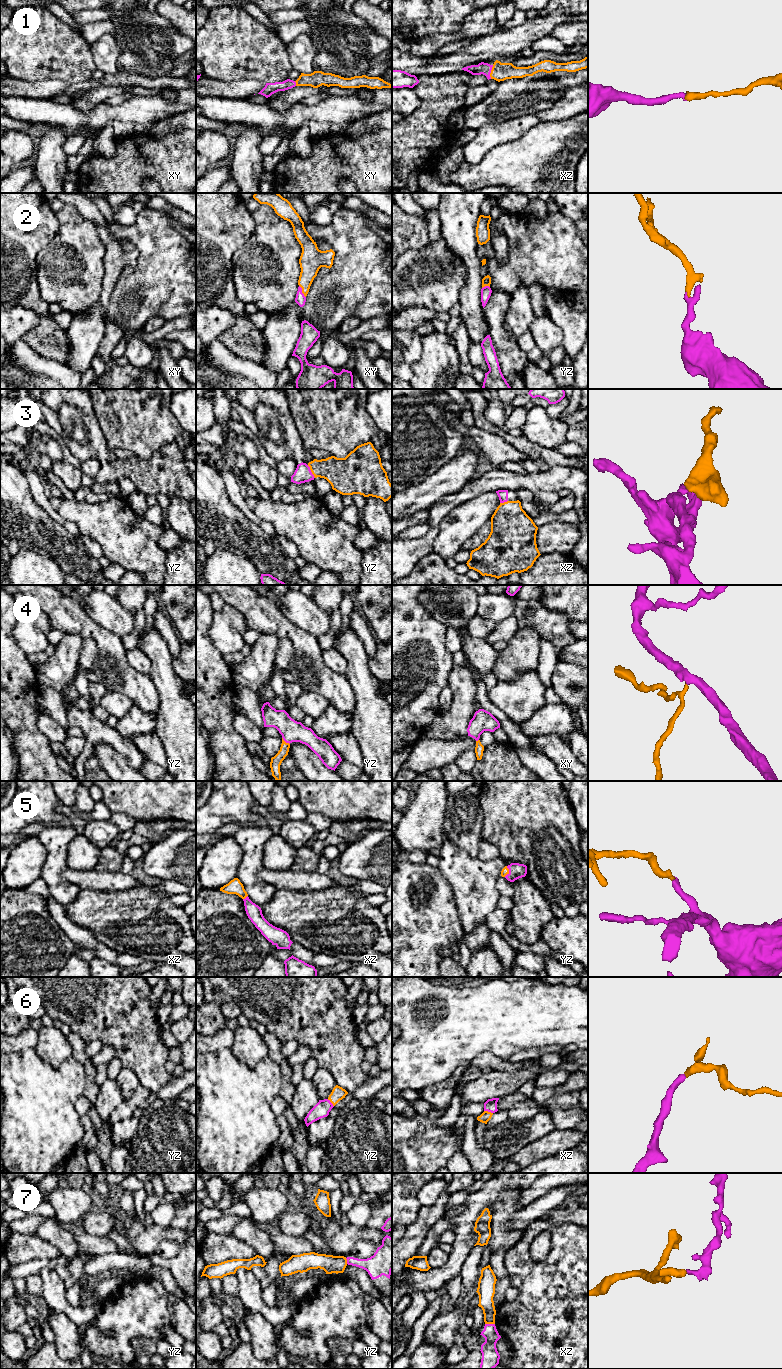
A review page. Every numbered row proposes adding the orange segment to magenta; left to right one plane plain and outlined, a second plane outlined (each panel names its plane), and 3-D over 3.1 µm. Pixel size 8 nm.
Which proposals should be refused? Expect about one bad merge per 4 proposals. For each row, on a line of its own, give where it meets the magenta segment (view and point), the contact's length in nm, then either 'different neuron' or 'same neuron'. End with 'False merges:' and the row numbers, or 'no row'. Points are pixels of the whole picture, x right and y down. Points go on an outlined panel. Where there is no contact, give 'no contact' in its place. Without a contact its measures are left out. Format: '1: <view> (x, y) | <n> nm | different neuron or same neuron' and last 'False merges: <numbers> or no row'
1: xz (490, 72) | 110 nm | same neuron
2: xy (301, 291) | 120 nm | same neuron
3: yz (310, 471) | 120 nm | same neuron
4: yz (285, 741) | 90 nm | same neuron
5: yz (509, 871) | 90 nm | same neuron
6: xz (488, 1111) | 80 nm | same neuron
7: xz (490, 1324) | 80 nm | different neuron
False merges: 7

